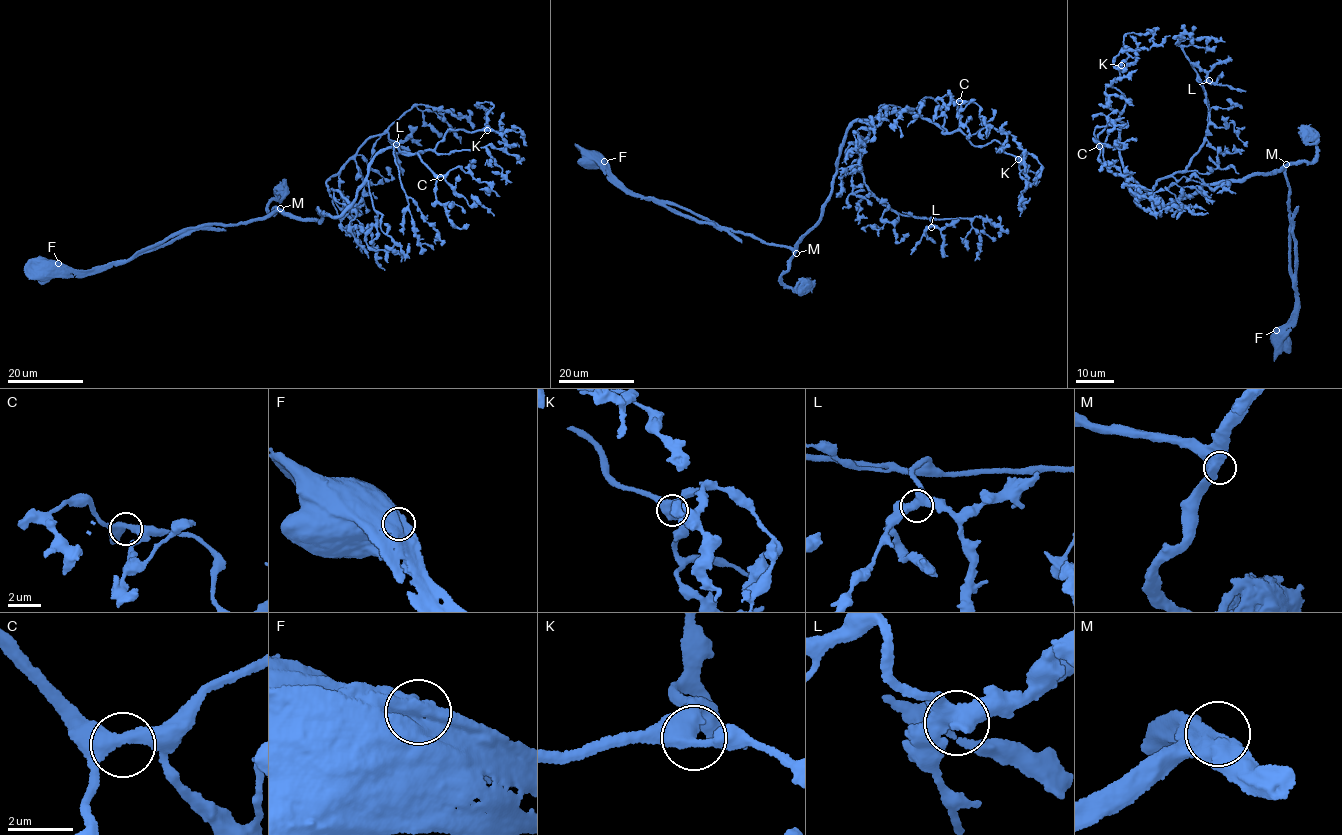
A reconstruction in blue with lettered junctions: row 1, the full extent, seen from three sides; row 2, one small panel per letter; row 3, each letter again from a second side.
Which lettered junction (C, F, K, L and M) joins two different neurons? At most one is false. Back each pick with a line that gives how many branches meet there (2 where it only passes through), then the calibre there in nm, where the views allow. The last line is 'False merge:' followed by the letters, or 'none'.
F: 1 | 1050 nm
False merge: F

